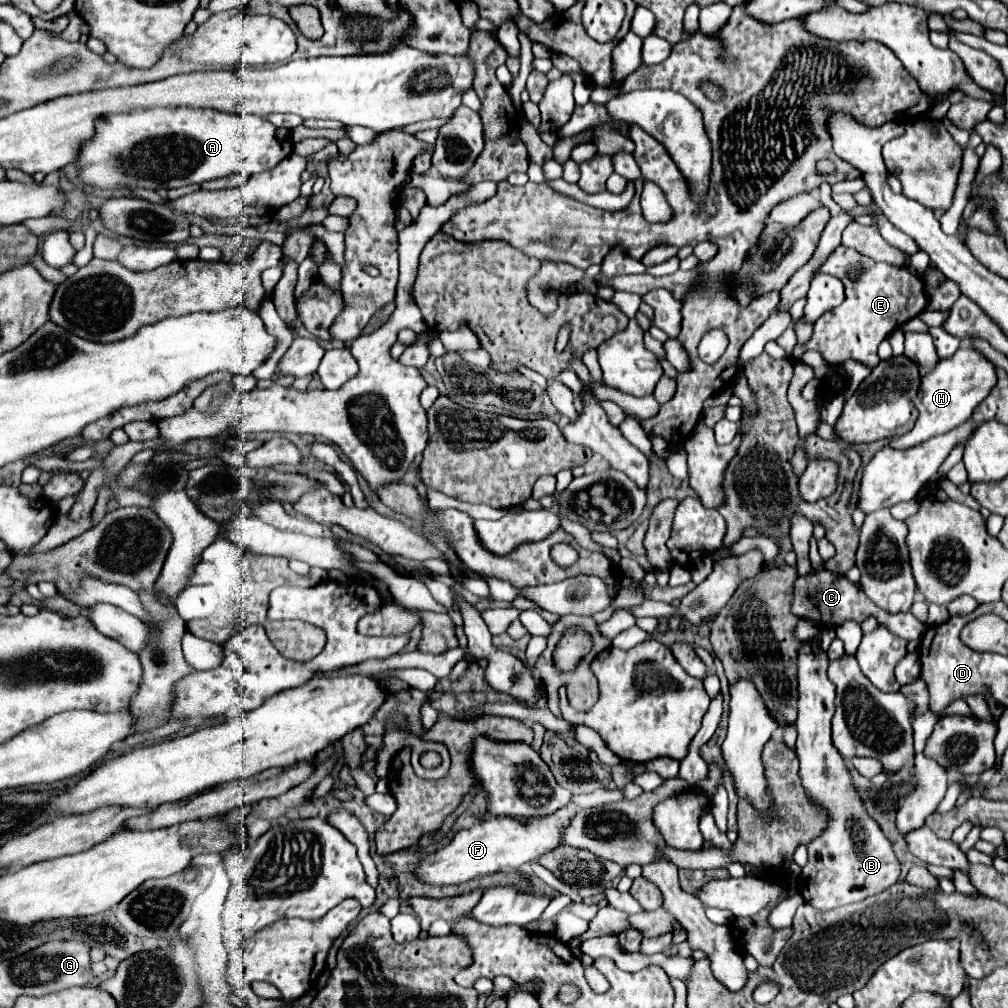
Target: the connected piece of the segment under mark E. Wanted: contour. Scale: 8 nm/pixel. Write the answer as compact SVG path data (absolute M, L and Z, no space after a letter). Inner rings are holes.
M844 245L836 247L832 255L828 255L826 263L822 263L818 273L828 273L842 279L846 287L846 299L836 309L824 313L814 323L814 333L808 343L796 345L792 351L792 361L800 361L804 351L818 351L830 363L842 363L846 359L858 359L868 367L876 367L880 363L878 345L902 323L920 315L928 297L924 293L924 281L910 273L908 267L896 267L890 263L876 263L870 257L860 255L856 249L844 249Z

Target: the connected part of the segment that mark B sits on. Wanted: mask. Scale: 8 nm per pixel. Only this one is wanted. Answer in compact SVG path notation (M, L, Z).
M812 639L812 641L802 643L802 647L798 651L798 695L800 697L798 697L798 719L796 719L796 729L798 729L796 753L800 759L800 779L802 779L806 793L814 801L828 807L832 821L830 821L828 829L808 845L808 863L800 873L798 889L804 897L804 901L820 911L862 901L870 895L884 891L886 887L894 885L896 881L900 881L900 863L892 851L892 845L886 839L886 835L880 831L878 823L868 815L868 811L856 791L856 785L852 781L852 775L844 763L844 757L836 751L836 747L830 739L830 719L834 715L834 685L828 681L826 669L828 669L828 655L826 655L826 651L820 649L818 641Z

